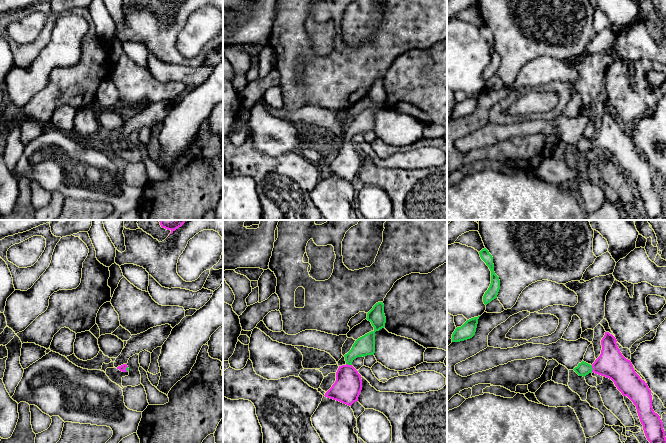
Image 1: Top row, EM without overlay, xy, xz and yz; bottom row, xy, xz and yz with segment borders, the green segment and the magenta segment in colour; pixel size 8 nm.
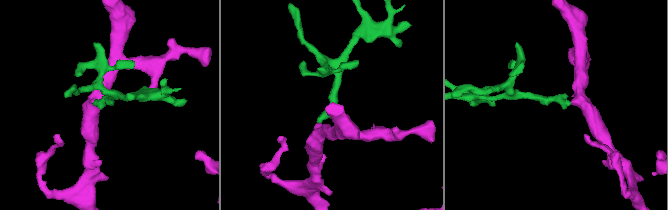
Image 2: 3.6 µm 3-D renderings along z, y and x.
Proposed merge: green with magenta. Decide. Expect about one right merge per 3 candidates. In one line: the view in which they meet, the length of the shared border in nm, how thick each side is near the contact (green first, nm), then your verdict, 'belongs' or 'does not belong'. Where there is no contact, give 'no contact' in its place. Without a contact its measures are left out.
meets green in yz; contact 60 nm long; 110 nm thick on the green side, 220 nm on the other; belongs

